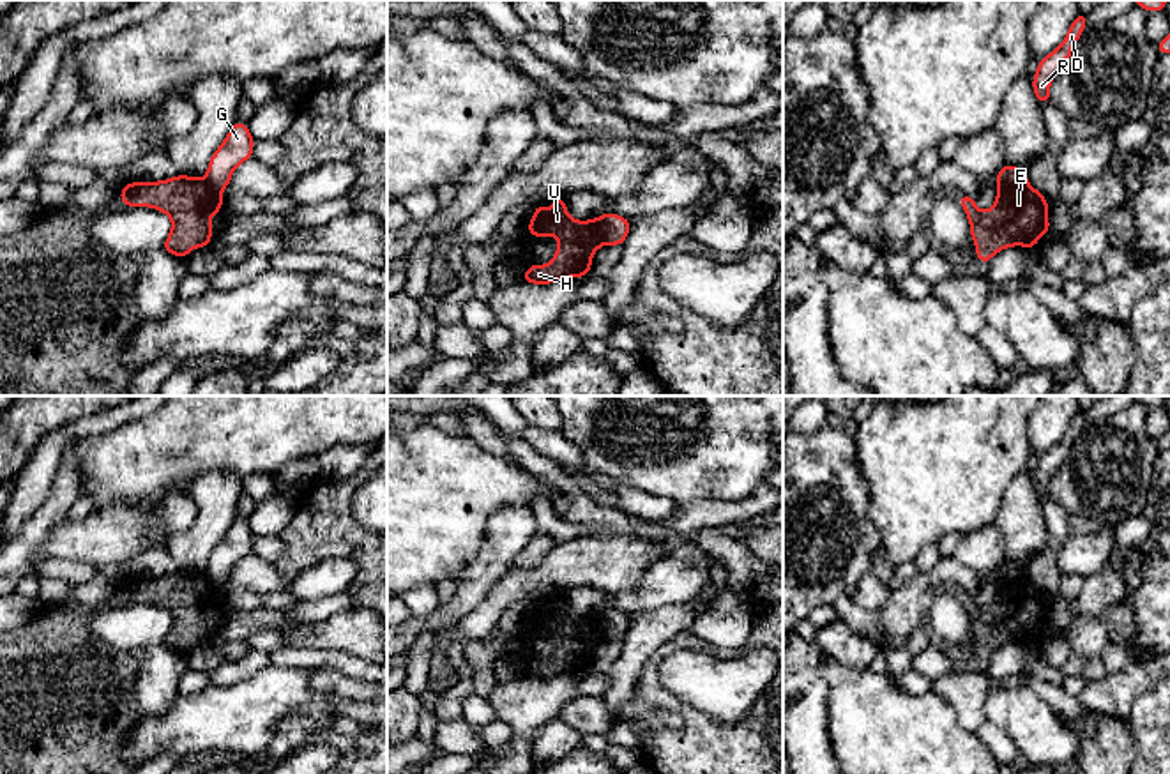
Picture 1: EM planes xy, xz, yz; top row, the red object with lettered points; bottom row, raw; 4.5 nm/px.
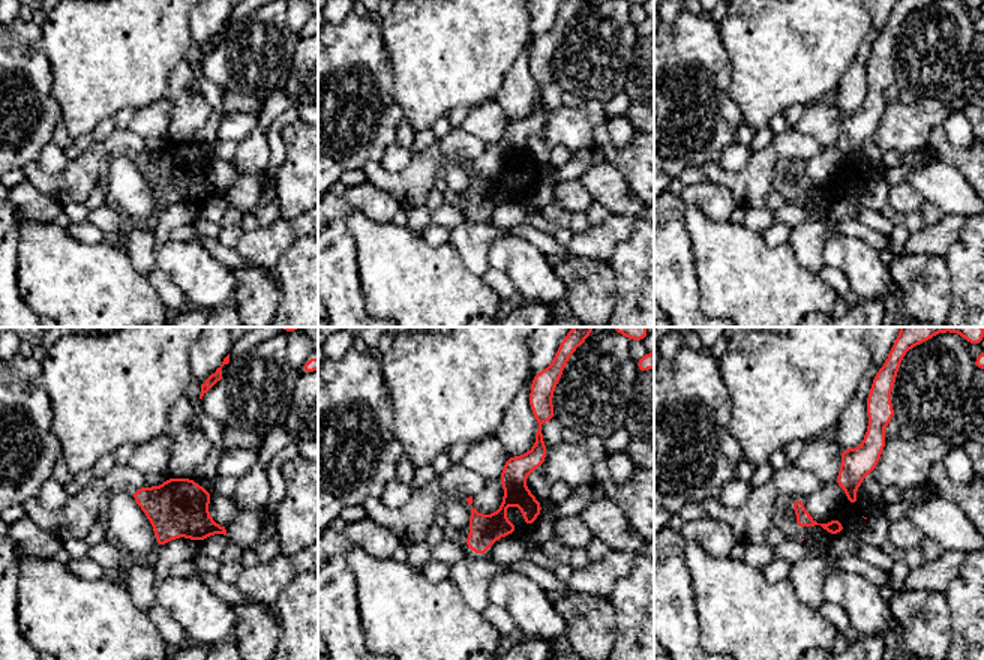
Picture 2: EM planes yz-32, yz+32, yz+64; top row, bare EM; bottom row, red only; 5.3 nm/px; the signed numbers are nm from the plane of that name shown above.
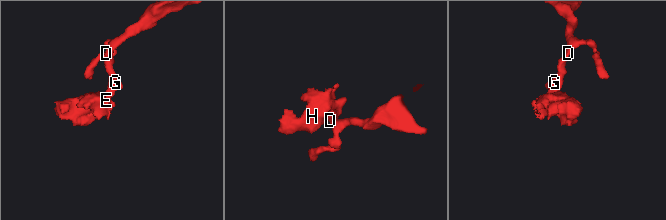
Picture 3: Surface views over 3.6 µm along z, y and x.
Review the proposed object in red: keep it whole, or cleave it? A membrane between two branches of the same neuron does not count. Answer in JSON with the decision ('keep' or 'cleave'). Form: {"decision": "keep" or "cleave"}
{"decision": "cleave"}

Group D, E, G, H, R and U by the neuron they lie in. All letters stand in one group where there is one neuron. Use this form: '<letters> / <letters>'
D G R / E H U

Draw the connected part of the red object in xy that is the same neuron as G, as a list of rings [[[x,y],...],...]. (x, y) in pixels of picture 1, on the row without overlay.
[[[235,516],[232,527],[212,550],[207,576],[223,587],[230,581],[233,565],[244,557],[253,553],[255,534],[249,528],[247,520]]]

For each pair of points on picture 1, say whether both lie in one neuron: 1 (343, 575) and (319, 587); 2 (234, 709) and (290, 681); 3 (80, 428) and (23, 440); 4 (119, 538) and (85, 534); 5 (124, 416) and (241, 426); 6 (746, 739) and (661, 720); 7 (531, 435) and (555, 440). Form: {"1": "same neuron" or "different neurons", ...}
{"1": "same neuron", "2": "same neuron", "3": "different neurons", "4": "same neuron", "5": "different neurons", "6": "different neurons", "7": "same neuron"}

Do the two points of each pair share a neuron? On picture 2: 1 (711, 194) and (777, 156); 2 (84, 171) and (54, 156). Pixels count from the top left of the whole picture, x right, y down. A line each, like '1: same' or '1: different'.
1: different
2: different

